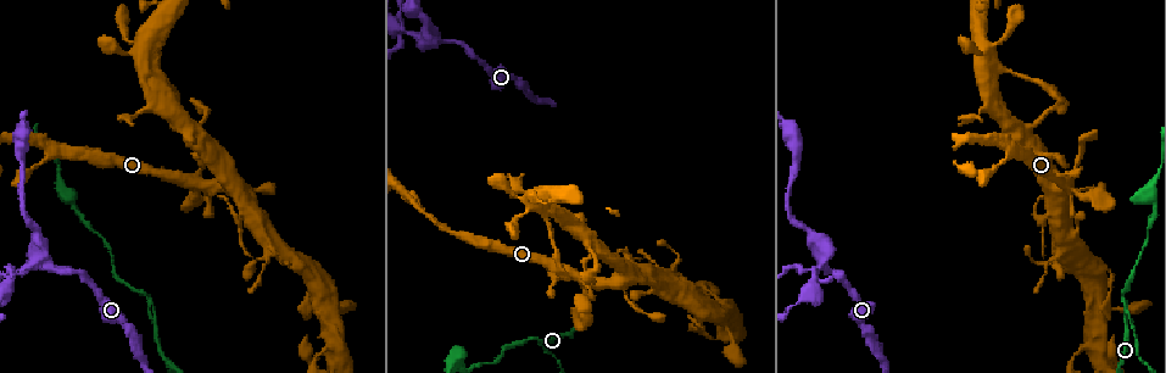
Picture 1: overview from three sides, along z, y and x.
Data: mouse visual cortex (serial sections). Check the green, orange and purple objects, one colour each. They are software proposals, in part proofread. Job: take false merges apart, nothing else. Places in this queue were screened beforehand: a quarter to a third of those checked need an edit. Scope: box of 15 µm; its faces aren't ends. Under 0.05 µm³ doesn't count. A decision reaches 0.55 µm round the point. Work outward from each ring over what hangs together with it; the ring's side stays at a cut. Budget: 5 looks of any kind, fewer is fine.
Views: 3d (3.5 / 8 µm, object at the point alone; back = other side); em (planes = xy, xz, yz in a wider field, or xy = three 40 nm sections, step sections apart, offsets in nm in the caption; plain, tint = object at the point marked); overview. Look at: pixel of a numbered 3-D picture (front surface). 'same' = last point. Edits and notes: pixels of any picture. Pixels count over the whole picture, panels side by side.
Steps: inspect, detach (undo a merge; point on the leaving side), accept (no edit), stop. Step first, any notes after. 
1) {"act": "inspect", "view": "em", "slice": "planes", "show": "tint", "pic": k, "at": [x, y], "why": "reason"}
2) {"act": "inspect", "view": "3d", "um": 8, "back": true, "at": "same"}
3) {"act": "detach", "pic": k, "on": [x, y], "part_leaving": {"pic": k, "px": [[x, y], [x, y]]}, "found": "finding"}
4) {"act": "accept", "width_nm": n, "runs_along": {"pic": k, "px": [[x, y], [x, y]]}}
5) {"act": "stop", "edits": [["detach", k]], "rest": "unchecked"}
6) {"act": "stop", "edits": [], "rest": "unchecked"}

{"act": "inspect", "view": "3d", "um": 8, "pic": 1, "at": [154, 315], "why": "abrupt turn"}

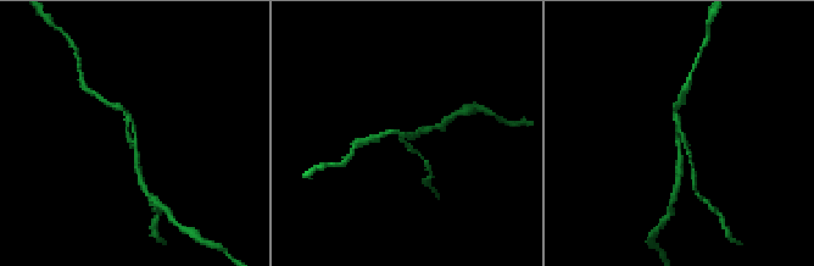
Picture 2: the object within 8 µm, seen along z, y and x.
{"act": "inspect", "view": "em", "slice": "xy", "step": 3, "show": "tint", "pic": 2, "at": [136, 138], "arms": 3, "arm_widths_nm": [100, 150, 200], "why": "now the EM"}

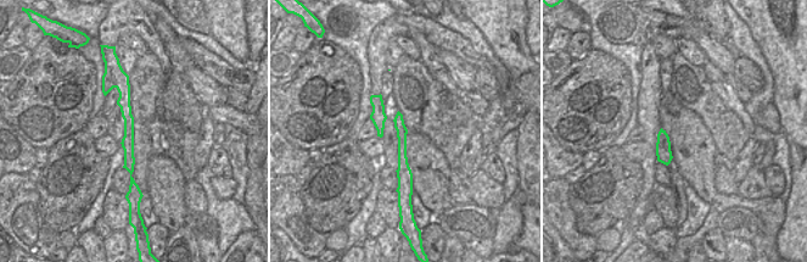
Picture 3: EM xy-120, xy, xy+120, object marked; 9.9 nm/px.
{"act": "detach", "pic": 2, "on": [687, 153], "border": {"pic": 3, "px": [[111, 73], [117, 87]]}, "found": "a second cell is stuck on"}

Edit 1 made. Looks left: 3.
{"act": "inspect", "view": "overview", "why": "redraw"}

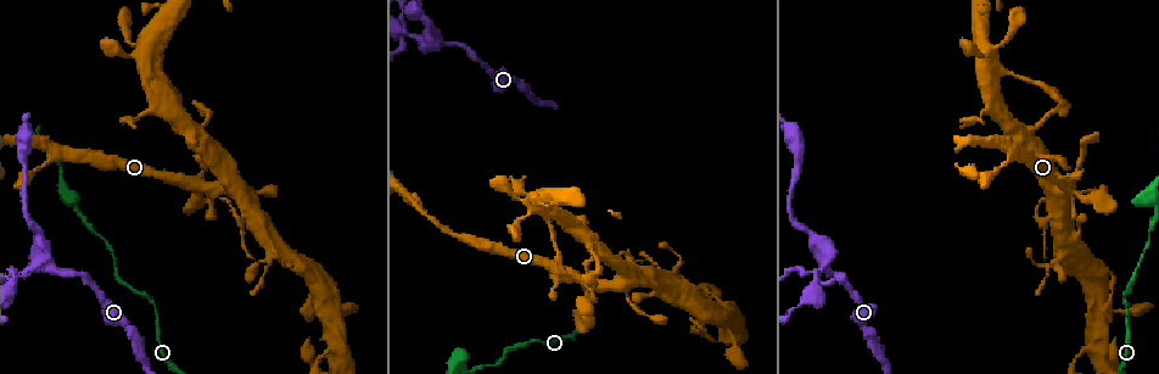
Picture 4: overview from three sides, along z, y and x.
{"act": "inspect", "view": "em", "slice": "xy", "step": 3, "show": "tint", "pic": 4, "at": [1054, 211], "why": "abrupt turn"}

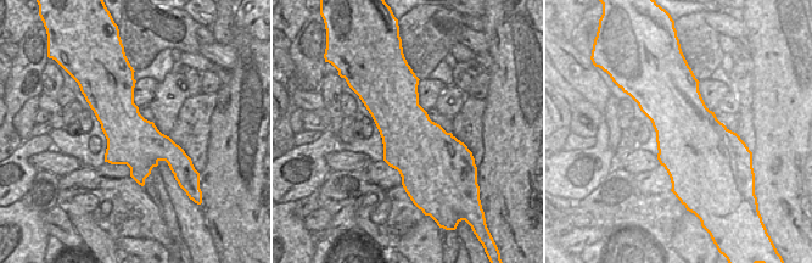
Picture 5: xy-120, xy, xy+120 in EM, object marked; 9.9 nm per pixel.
{"act": "inspect", "view": "3d", "um": 3.5, "at": "same"}

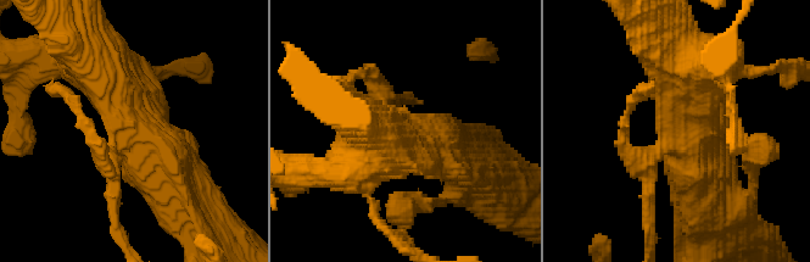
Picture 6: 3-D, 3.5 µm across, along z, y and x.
{"act": "detach", "pic": 6, "on": [100, 148], "part_leaving": {"pic": 6, "px": [[109, 155], [56, 90]]}, "found": "a second cell is stuck on"}

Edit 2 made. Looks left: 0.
{"act": "stop", "edits": [["detach", 2], ["detach", 6]], "rest": "unchecked"}

